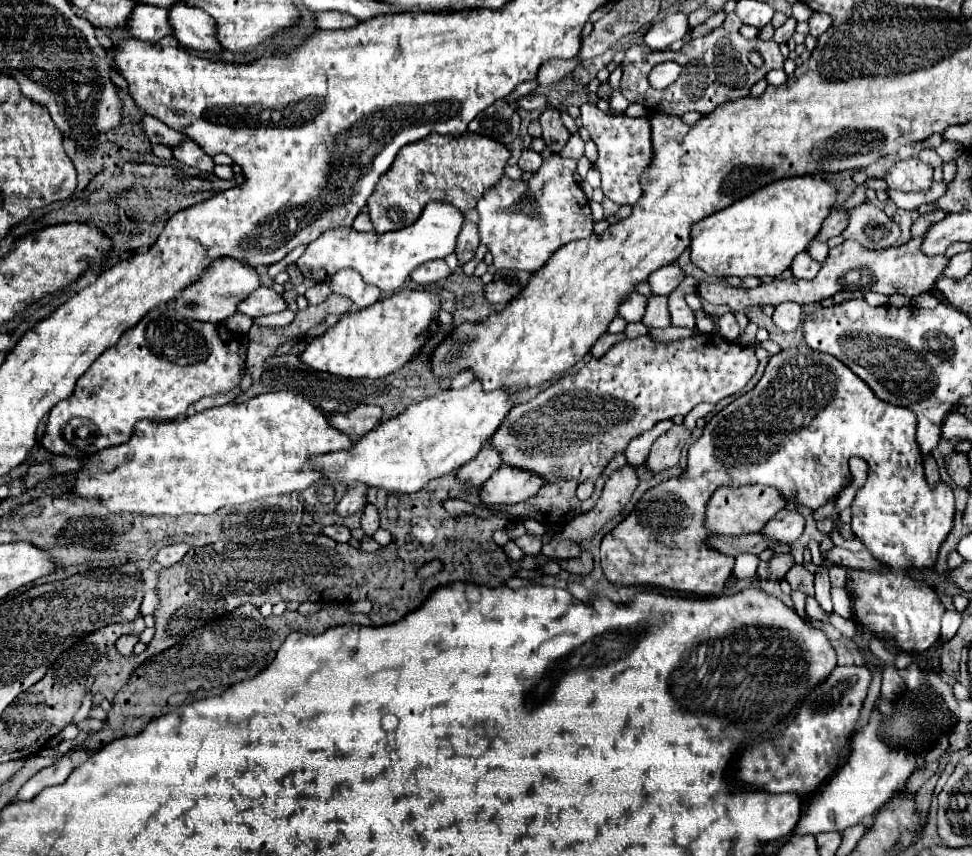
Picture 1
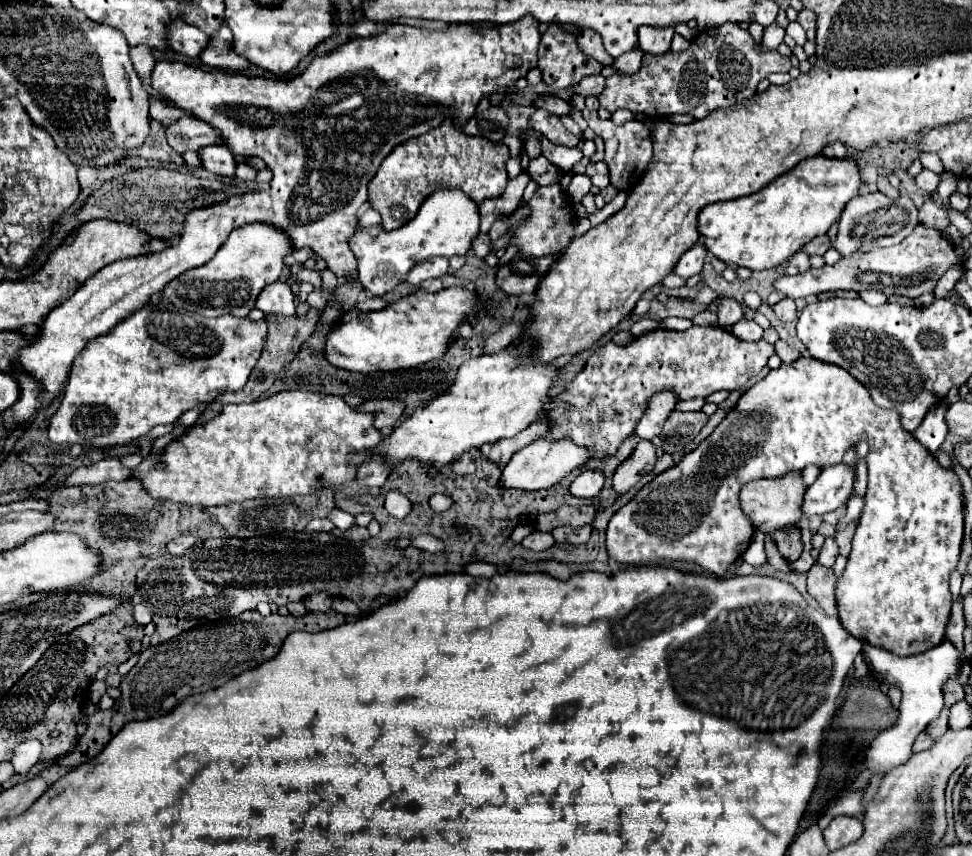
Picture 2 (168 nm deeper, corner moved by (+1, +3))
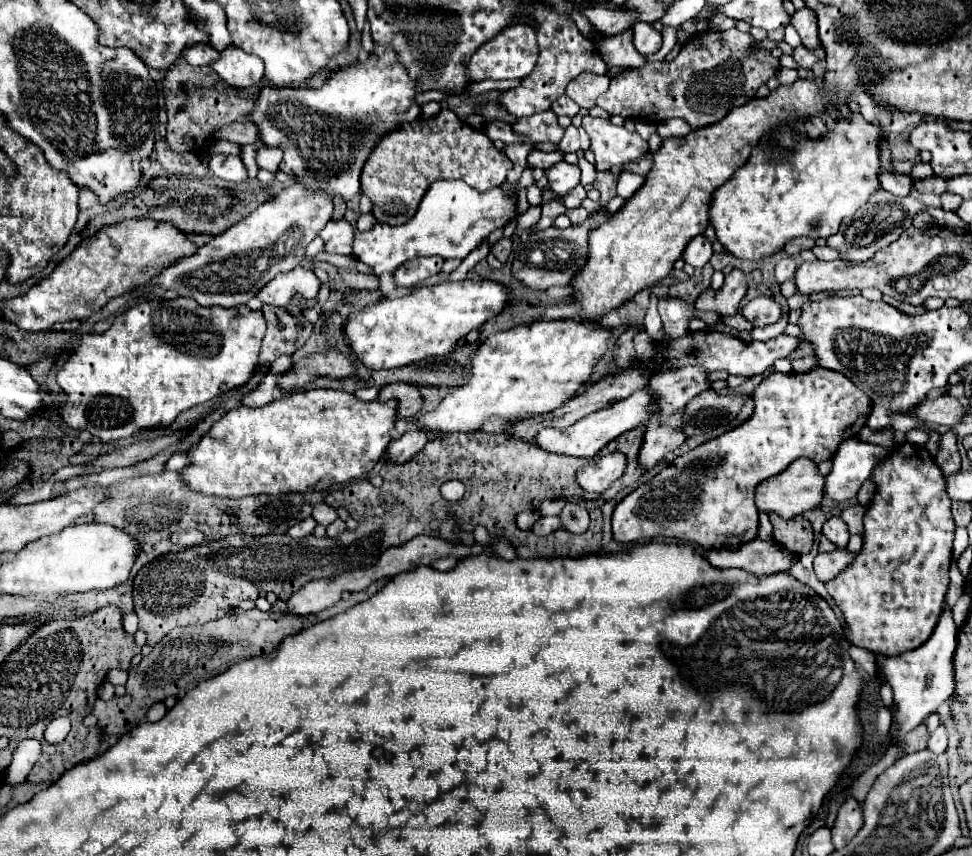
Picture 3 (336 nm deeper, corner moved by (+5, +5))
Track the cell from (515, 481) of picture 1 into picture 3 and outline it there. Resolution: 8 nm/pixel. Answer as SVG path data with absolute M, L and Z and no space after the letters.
M638 390L630 398L620 400L610 408L604 408L604 410L598 410L598 412L584 416L582 420L578 420L576 424L572 424L566 430L556 430L556 428L540 430L538 436L534 438L534 444L538 448L542 448L546 452L554 452L554 454L566 454L566 456L576 456L576 458L592 458L608 442L612 442L620 434L644 424L650 418L650 412L652 412L652 396L646 390Z

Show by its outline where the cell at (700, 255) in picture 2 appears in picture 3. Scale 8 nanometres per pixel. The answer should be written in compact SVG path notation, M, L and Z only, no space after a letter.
M702 234L690 240L690 244L682 254L682 260L694 268L702 268L704 264L708 264L710 258L712 258L712 244Z

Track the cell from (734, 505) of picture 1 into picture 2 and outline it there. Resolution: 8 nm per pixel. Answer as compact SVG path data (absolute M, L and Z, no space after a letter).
M802 472L786 474L774 480L752 480L740 492L740 504L744 514L752 520L754 528L760 532L774 532L782 526L798 524L802 518L802 498L806 492L806 484L802 480Z

